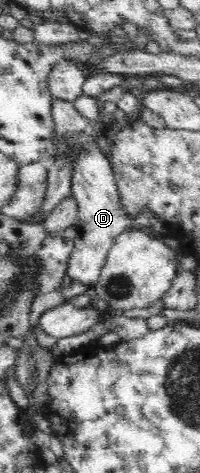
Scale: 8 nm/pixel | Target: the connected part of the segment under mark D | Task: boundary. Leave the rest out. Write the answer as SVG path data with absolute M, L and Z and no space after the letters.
M95 142L88 145L88 152L77 161L72 175L72 192L78 203L78 213L74 223L74 248L67 273L73 282L93 287L100 278L109 248L114 245L115 238L139 225L135 217L127 211L110 160L103 155Z

